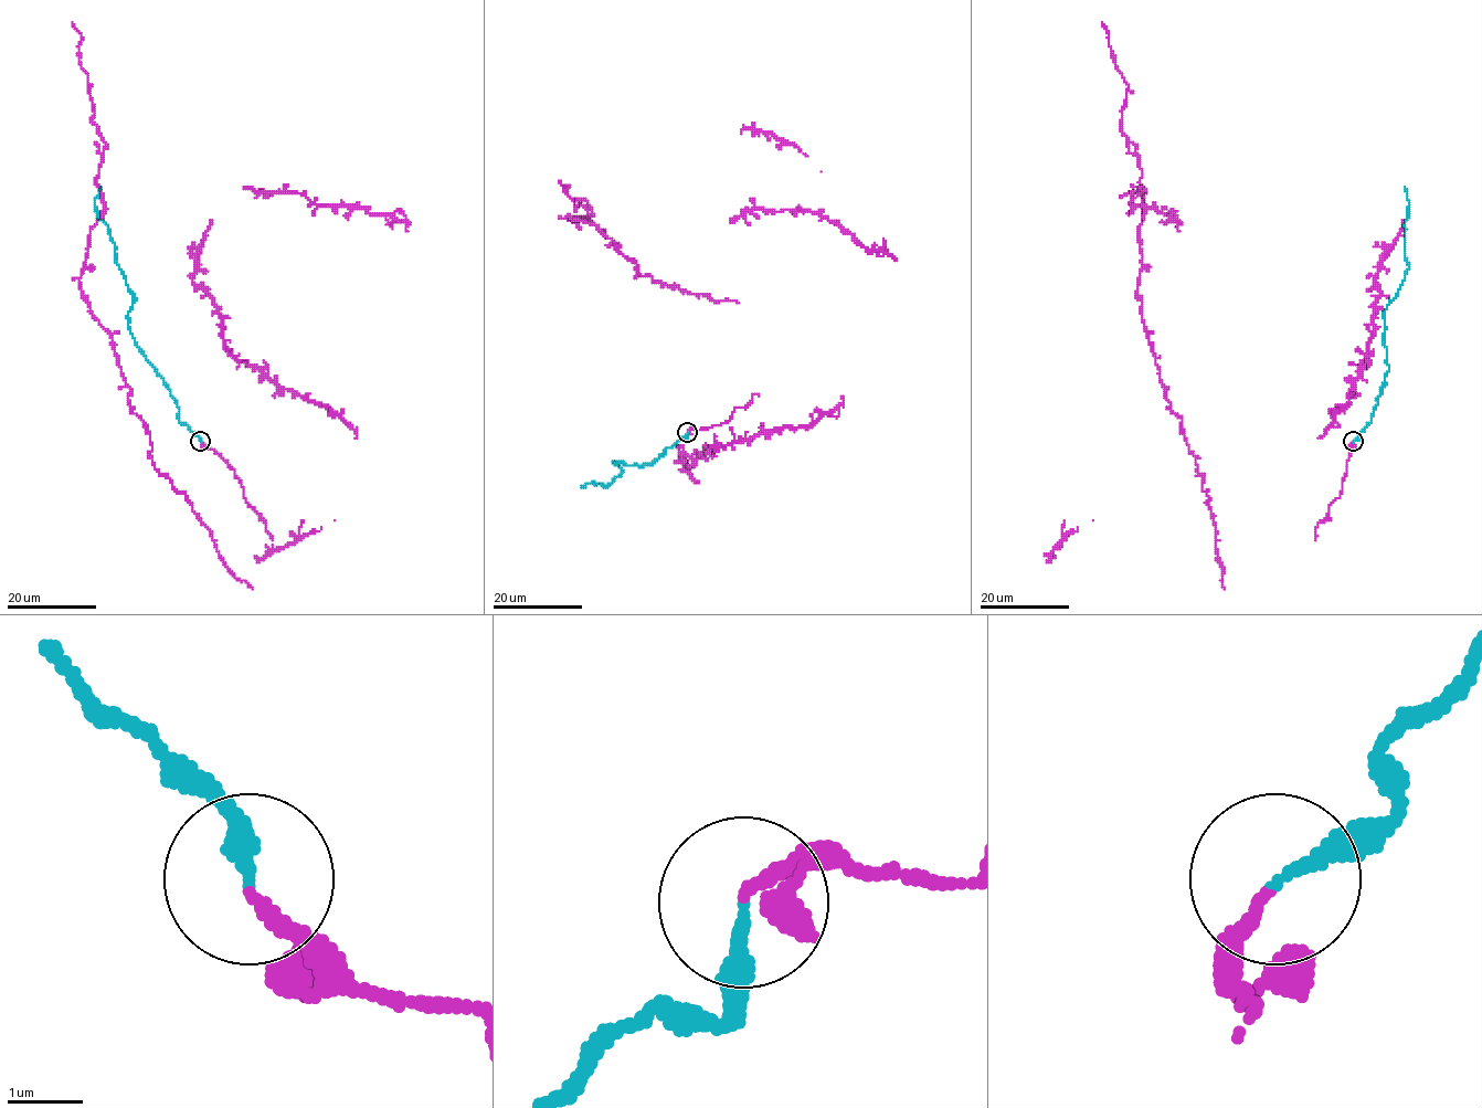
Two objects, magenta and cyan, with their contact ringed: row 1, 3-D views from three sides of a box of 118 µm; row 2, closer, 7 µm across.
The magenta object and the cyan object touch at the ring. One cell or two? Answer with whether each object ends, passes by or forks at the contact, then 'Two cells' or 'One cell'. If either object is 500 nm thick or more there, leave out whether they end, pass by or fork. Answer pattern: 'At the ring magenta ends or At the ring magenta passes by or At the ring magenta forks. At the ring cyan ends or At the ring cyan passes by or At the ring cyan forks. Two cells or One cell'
At the ring magenta ends. At the ring cyan ends. One cell

